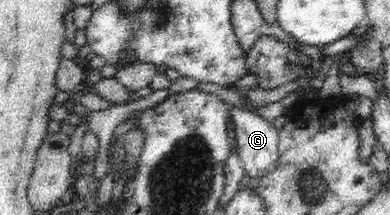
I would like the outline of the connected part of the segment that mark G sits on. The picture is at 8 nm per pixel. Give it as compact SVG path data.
M232 106L229 117L234 123L238 156L251 178L262 178L278 163L279 139L273 122L252 110Z

